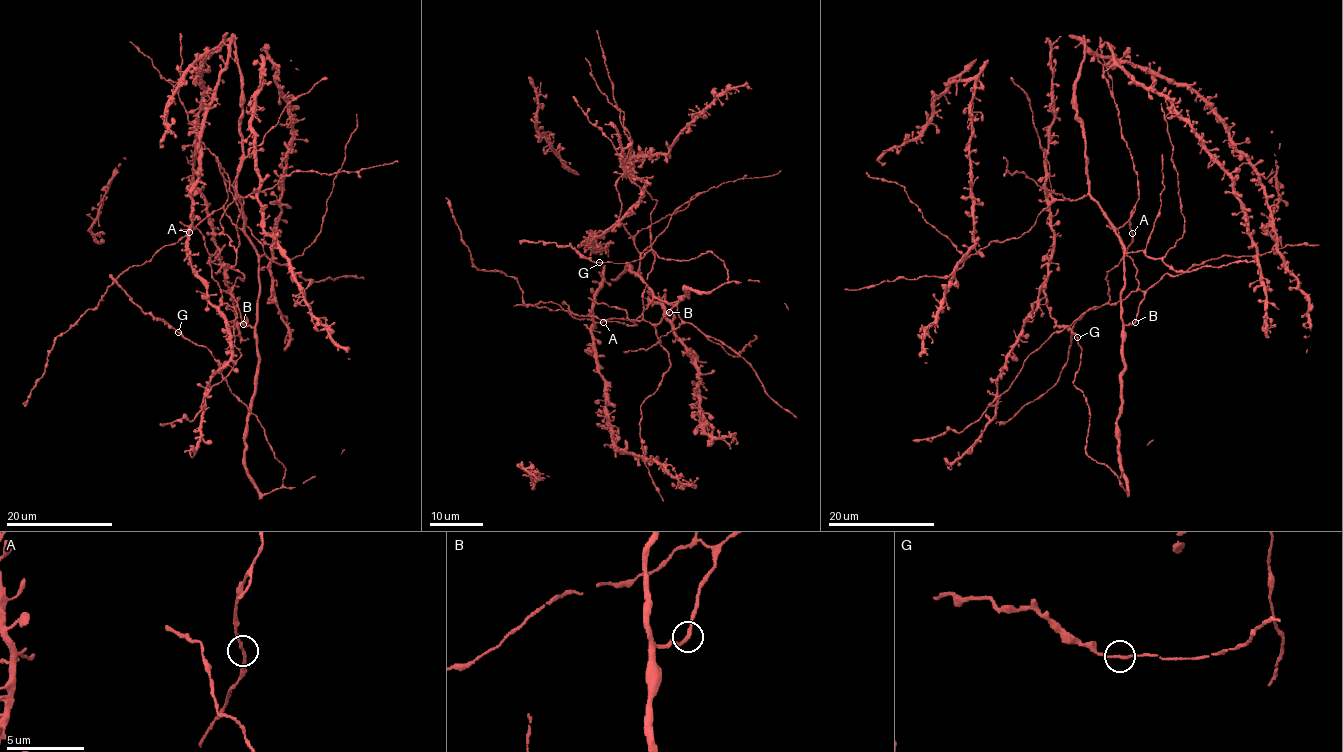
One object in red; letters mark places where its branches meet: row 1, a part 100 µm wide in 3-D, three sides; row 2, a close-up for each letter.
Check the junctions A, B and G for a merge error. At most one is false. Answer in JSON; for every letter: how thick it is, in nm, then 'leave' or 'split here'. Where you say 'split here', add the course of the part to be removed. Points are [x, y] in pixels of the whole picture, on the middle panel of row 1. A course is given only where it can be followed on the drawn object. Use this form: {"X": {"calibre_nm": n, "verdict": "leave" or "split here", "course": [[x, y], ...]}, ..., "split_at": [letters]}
{"A": {"calibre_nm": 180, "verdict": "leave"}, "B": {"calibre_nm": 190, "verdict": "leave"}, "G": {"calibre_nm": 200, "verdict": "split here", "course": [[600, 262], [590, 261], [570, 246], [519, 242]]}, "split_at": ["G"]}

